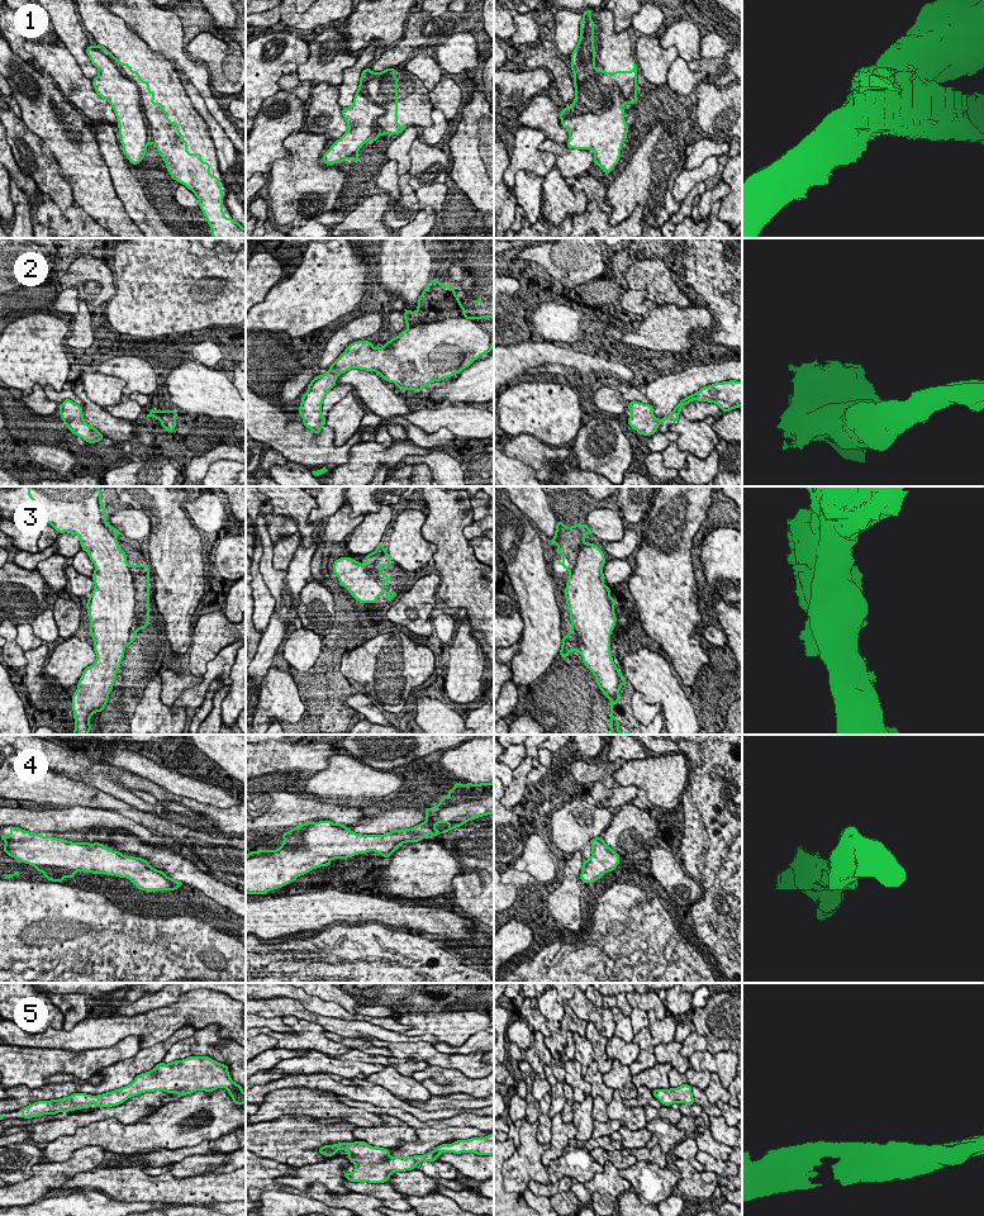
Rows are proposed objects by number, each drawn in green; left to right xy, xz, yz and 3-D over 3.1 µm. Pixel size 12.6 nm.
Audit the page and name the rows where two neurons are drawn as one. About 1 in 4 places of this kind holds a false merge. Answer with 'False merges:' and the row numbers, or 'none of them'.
False merges: 1

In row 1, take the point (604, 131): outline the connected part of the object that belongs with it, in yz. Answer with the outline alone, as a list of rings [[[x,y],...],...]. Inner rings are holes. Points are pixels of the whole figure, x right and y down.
[[[622,91],[610,92],[609,104],[599,111],[590,111],[575,103],[564,108],[558,115],[561,125],[567,129],[566,146],[575,149],[591,149],[594,162],[610,174],[619,161],[623,142],[627,139],[628,127],[624,119]]]

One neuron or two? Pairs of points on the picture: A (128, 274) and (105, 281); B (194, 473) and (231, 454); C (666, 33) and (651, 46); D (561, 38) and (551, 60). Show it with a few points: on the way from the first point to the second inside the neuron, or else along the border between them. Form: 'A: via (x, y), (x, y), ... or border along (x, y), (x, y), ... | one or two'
A: border along (113, 270), (115, 294), (110, 299) | two
B: via (203, 464), (210, 456), (222, 454) | one
C: border along (656, 34), (664, 48), (673, 46), (678, 53) | two
D: border along (555, 44), (560, 53) | two

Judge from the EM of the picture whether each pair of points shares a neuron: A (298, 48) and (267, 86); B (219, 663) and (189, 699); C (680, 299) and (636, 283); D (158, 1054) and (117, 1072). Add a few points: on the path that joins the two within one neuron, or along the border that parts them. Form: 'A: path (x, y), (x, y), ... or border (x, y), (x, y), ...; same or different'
A: path (288, 57), (269, 76); same
B: path (214, 671), (198, 690); same
C: path (669, 293), (661, 290), (654, 283), (647, 283); same
D: path (148, 1058), (127, 1069); same

